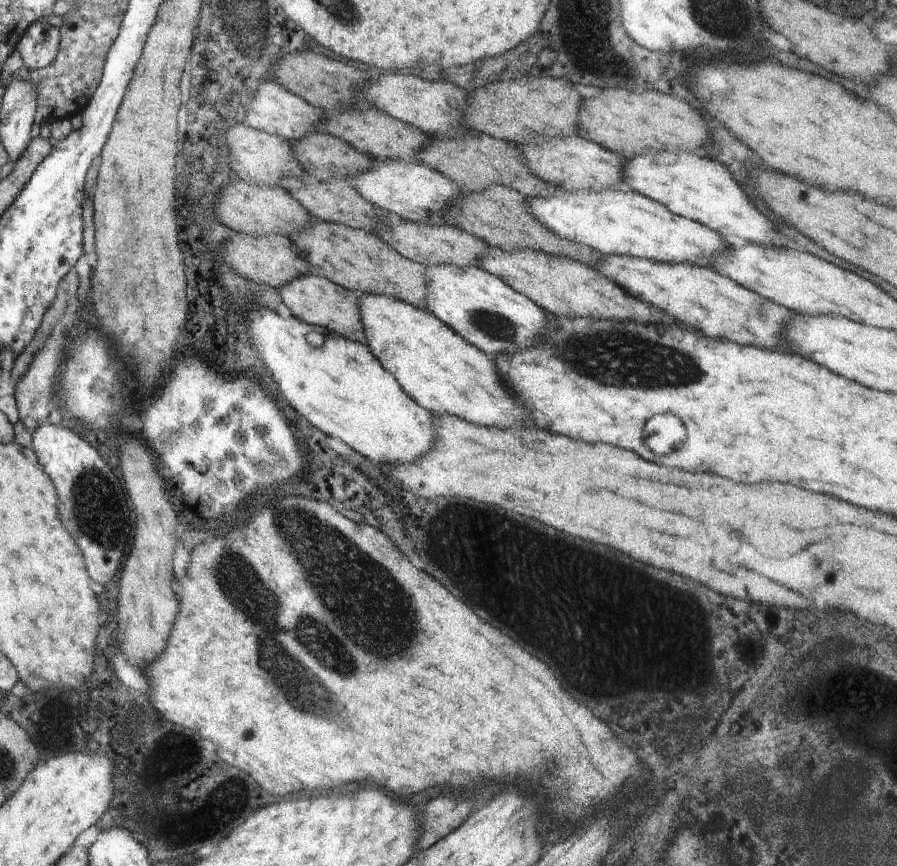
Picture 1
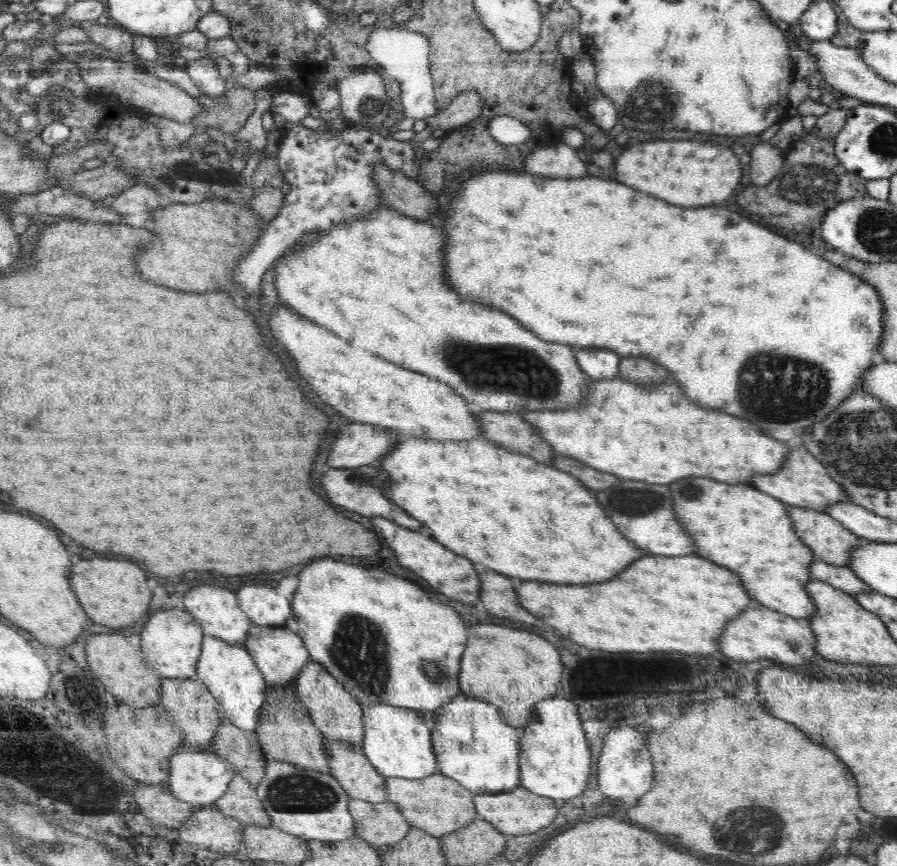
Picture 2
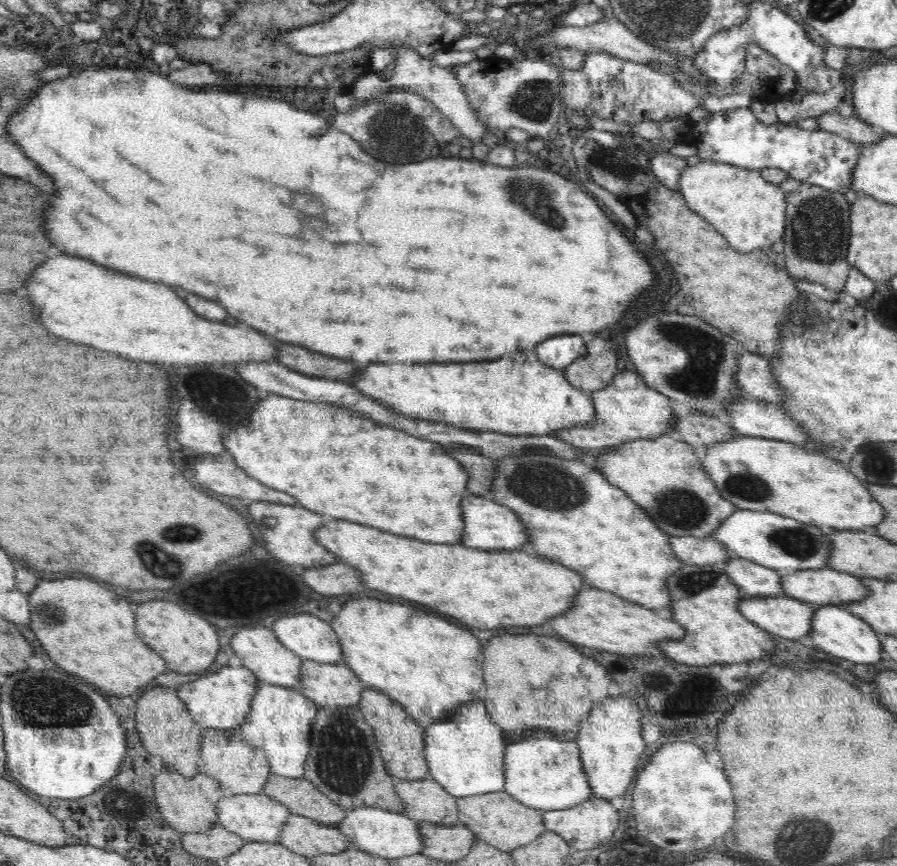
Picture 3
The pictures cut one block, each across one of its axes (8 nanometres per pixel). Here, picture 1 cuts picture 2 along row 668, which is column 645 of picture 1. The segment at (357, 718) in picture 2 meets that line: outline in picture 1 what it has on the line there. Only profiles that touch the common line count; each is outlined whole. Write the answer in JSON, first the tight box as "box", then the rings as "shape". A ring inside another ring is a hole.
{"box":[478,246,678,325],"shape":[[[488,246],[478,266],[501,278],[516,292],[527,296],[554,317],[590,317],[598,320],[634,321],[656,325],[678,323],[662,310],[630,296],[600,271],[568,257],[559,257],[532,249],[508,253],[498,247]]]}

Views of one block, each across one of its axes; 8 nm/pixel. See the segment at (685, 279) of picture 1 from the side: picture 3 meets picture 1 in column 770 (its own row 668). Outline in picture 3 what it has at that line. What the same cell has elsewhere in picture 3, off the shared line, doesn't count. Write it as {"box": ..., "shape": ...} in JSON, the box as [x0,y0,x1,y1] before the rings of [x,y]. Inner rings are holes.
{"box":[298,659,364,706],"shape":[[[304,659],[298,678],[302,695],[318,706],[358,706],[364,683],[344,662],[322,664]]]}

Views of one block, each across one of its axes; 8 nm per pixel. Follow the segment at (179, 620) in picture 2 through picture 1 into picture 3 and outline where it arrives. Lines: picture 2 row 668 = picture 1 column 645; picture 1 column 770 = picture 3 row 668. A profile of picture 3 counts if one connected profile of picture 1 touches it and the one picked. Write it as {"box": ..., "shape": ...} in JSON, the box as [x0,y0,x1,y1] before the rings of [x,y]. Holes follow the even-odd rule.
{"box":[175,665,259,732],"shape":[[[227,665],[216,672],[201,674],[198,679],[182,684],[175,691],[192,718],[203,729],[220,728],[237,732],[250,710],[250,704],[256,695],[259,683],[255,674],[248,668],[244,666],[234,668]]]}

